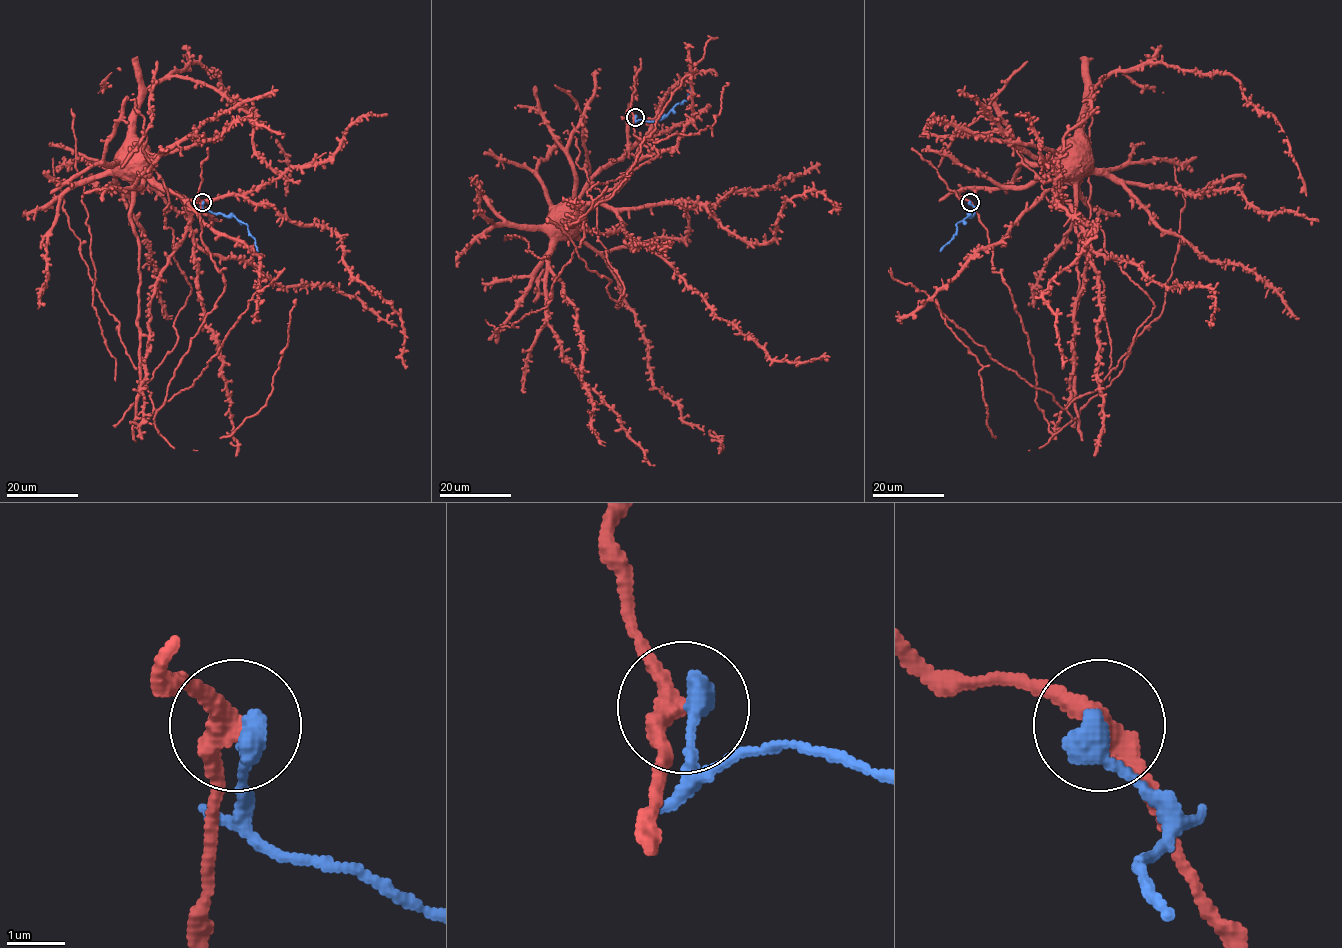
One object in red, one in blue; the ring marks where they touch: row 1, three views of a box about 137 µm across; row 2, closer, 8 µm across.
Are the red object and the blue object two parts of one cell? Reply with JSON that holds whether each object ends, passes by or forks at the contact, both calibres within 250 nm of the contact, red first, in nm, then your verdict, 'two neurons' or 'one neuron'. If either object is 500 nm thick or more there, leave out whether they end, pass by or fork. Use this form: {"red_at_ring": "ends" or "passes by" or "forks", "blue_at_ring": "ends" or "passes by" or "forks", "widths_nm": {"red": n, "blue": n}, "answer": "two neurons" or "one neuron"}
{"red_at_ring": "passes by", "blue_at_ring": "ends", "widths_nm": {"red": 360, "blue": 460}, "answer": "two neurons"}

